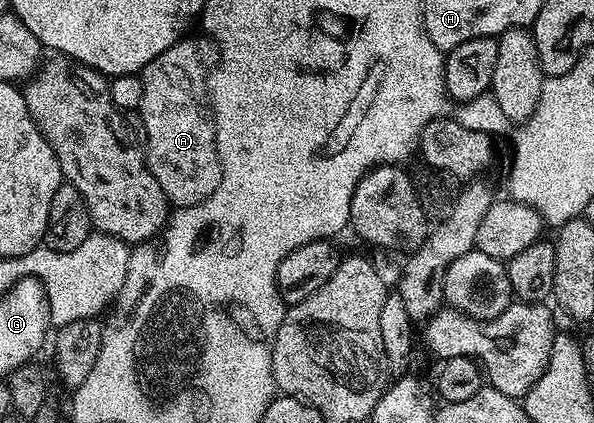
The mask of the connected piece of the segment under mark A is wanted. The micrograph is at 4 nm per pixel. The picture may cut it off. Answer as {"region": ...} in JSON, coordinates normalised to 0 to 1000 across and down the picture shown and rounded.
{"region":[[[313,87],[301,95],[295,106],[288,106],[288,116],[268,125],[261,144],[249,149],[234,170],[241,201],[241,239],[234,255],[234,274],[237,272],[237,300],[244,307],[244,329],[241,319],[244,388],[251,392],[261,428],[268,428],[268,447],[274,447],[274,456],[285,468],[293,492],[340,480],[365,444],[365,433],[372,423],[359,284],[342,241],[342,191],[350,189],[352,170],[369,132],[365,106],[357,92],[337,90]]]}

